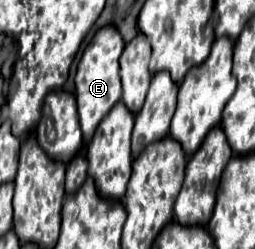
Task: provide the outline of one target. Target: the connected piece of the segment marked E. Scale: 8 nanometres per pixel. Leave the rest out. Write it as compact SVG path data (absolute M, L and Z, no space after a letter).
M105 25L101 27L93 41L85 47L83 57L79 61L77 67L77 75L75 75L75 97L77 97L77 113L79 113L79 123L81 123L81 131L83 131L83 143L87 145L97 129L97 125L101 123L101 119L109 113L109 109L121 99L121 77L119 77L119 57L121 51L125 47L125 41L121 37L121 33L117 31L117 27L113 25Z

